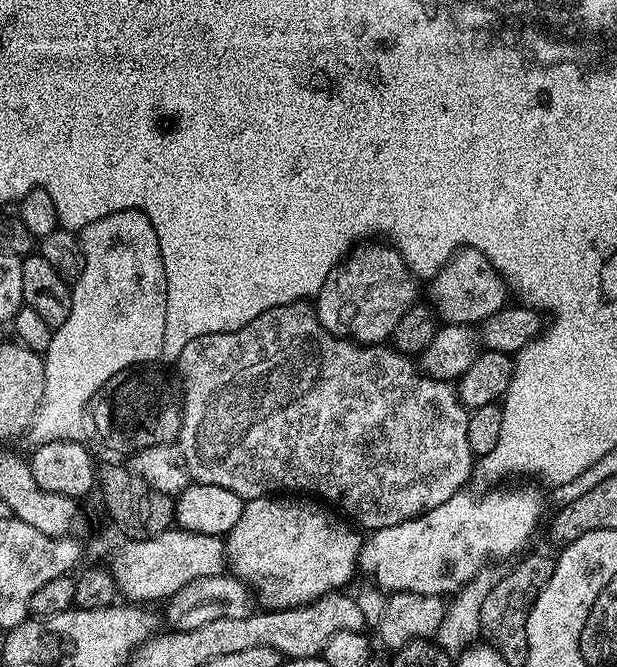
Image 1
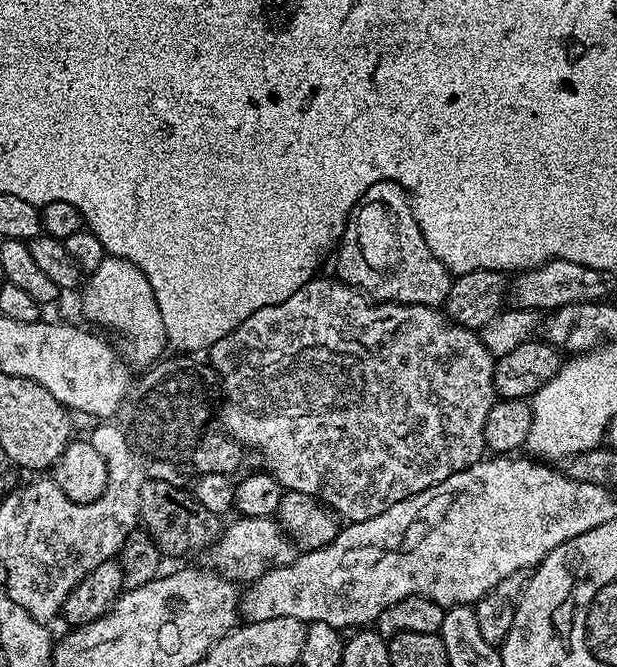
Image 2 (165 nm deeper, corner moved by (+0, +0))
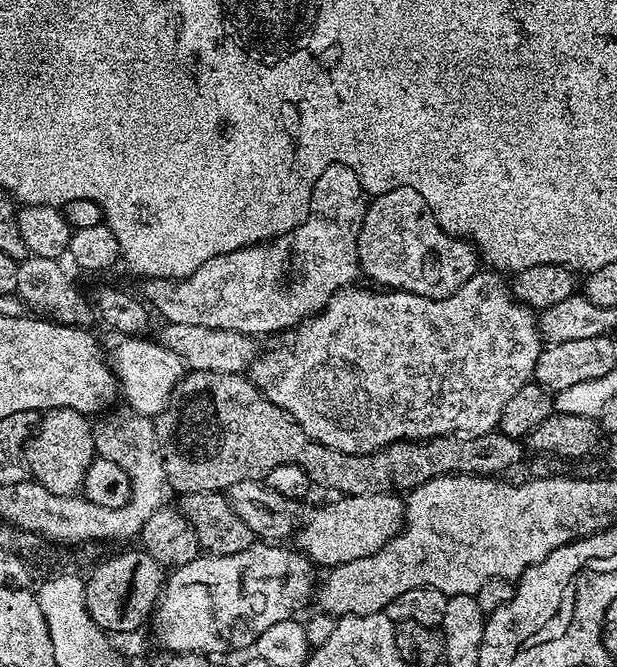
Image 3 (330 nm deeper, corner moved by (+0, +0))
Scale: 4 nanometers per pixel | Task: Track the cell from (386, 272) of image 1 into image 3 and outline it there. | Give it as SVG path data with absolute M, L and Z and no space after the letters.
M398 186L369 199L362 230L358 234L358 258L361 273L365 277L369 276L373 285L384 290L409 292L435 300L445 300L447 296L454 294L478 271L478 253L475 247L469 241L451 236L440 229L422 194L418 194L418 190L410 186Z

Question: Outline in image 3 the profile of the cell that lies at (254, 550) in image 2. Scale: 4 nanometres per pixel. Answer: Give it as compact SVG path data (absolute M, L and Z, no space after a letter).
M379 492L369 496L340 496L333 504L324 504L317 512L307 513L306 519L301 527L297 528L294 533L295 547L303 552L313 565L322 566L321 569L336 568L339 564L354 562L354 558L366 558L374 554L390 538L394 538L400 533L404 526L404 505L405 501L400 500L399 495L392 492Z

